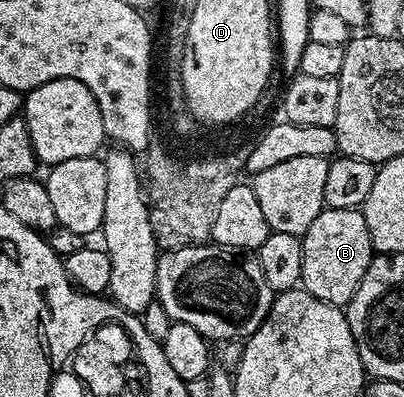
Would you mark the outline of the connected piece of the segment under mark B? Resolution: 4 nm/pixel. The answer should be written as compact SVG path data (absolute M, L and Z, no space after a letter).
M362 208L323 210L309 223L309 231L303 234L303 254L301 255L302 288L309 295L330 305L345 307L357 295L365 271L373 256L369 223L365 223Z

